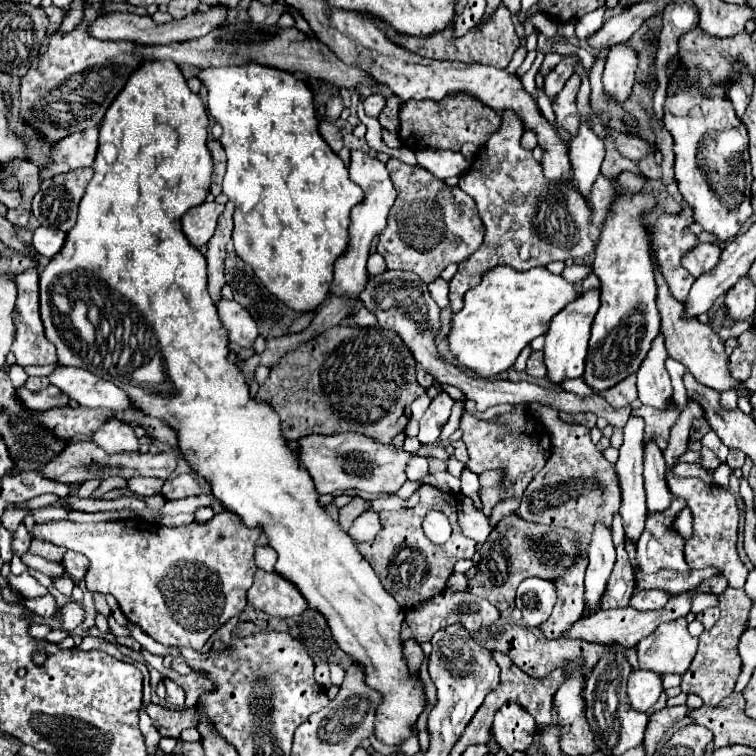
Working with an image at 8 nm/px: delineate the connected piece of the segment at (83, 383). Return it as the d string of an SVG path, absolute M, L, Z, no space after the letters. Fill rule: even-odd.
M59 366L49 376L49 380L57 388L61 388L61 392L65 392L71 400L79 402L81 406L103 408L113 414L135 408L131 398L121 388L117 388L113 382L83 368Z

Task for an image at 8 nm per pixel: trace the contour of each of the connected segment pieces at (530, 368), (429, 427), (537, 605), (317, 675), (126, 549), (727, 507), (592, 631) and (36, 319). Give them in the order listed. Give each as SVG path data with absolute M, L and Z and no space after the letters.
M531 352L529 360L527 360L527 372L535 378L541 378L547 374L547 368L543 362L543 352Z
M441 390L429 404L427 412L423 414L421 422L419 422L419 442L423 444L433 444L437 442L439 434L441 434L441 428L445 426L445 422L449 420L451 416L451 408L453 408L453 398Z
M525 578L517 588L517 608L523 612L523 622L531 628L541 626L555 606L555 584L543 578Z
M320 662L315 664L314 678L320 686L325 688L325 690L331 687L332 684L330 680L330 668L328 663Z
M233 512L215 514L213 520L199 524L191 522L179 528L165 528L145 520L121 520L121 522L89 522L77 524L71 520L35 522L33 536L65 546L67 550L81 552L89 558L89 570L85 574L87 588L91 592L113 594L129 622L141 626L153 640L173 648L201 650L213 632L217 632L229 618L239 616L247 604L247 590L253 584L255 560L253 550L263 528L249 528Z
M667 476L667 484L675 496L681 496L693 512L693 536L685 542L685 560L691 568L719 568L728 585L733 588L743 588L749 570L741 562L737 554L737 526L739 526L739 508L735 496L729 490L721 490L717 486L705 484L701 478L677 478Z
M683 592L683 594L675 594L669 598L669 602L665 604L665 608L657 610L657 612L637 612L633 608L617 608L617 610L597 610L589 616L583 616L579 618L571 630L567 630L561 638L579 638L579 640L585 640L585 642L597 642L597 644L619 644L623 648L633 648L637 646L645 636L649 636L651 632L655 632L655 628L663 622L671 622L671 620L677 620L681 616L687 616L691 608L691 602L689 602L689 592Z
M29 268L21 274L13 274L13 282L17 284L17 302L15 302L15 340L11 352L17 358L19 366L47 366L57 364L55 346L45 338L45 328L39 314L39 272L37 268Z

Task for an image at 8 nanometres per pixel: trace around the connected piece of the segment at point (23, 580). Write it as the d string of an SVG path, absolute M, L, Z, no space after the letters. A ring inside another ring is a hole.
M29 572L21 574L21 576L9 576L9 586L15 588L19 594L23 594L25 598L39 598L47 594L47 588L43 588Z

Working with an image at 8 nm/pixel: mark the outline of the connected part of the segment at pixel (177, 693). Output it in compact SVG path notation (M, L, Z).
M169 678L165 680L165 686L167 686L167 702L173 706L183 706L185 704L185 690Z

